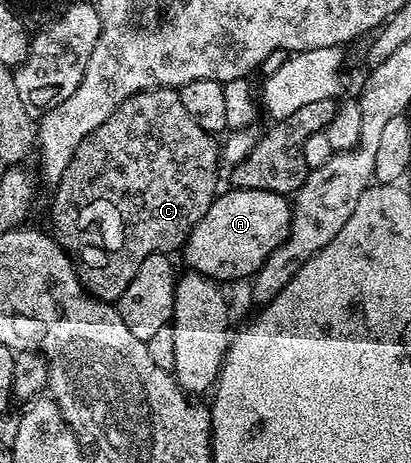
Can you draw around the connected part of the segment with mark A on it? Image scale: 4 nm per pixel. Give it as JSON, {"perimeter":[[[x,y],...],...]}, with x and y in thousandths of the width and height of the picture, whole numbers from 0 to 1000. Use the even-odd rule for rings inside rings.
{"perimeter":[[[652,410],[557,413],[521,425],[506,462],[477,479],[448,529],[450,577],[523,609],[616,598],[642,575],[652,549],[681,533],[706,503],[710,441],[698,425]]]}

